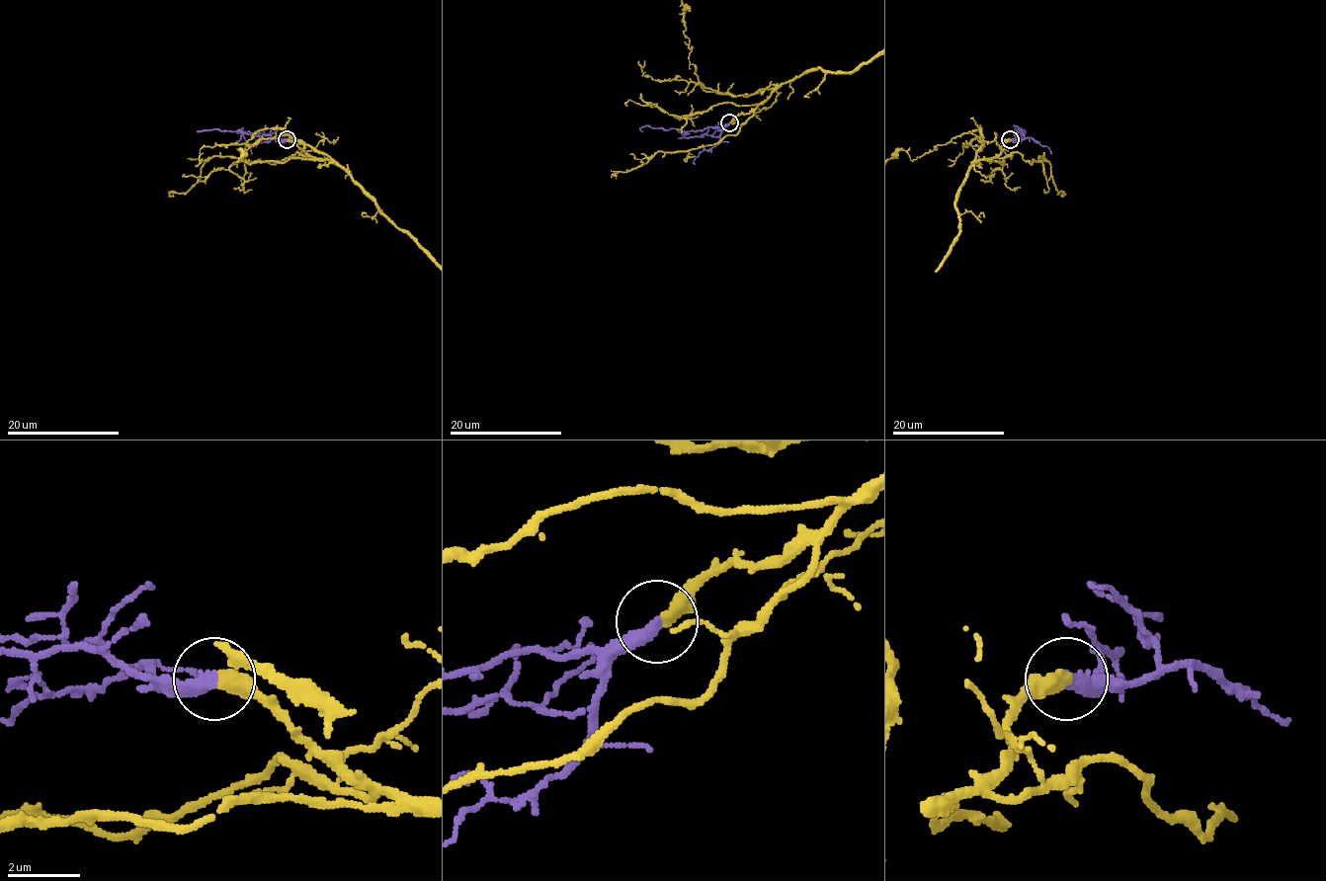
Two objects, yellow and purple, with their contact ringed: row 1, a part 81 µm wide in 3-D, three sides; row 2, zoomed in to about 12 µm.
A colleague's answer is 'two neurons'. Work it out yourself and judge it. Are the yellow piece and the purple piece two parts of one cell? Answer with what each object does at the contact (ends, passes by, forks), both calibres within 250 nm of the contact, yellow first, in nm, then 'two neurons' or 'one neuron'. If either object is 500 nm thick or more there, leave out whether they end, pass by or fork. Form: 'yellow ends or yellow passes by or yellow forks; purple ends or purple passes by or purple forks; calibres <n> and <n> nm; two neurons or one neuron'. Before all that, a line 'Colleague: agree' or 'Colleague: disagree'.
Colleague: disagree
yellow ends; purple ends; calibres 440 and 400 nm; one neuron

